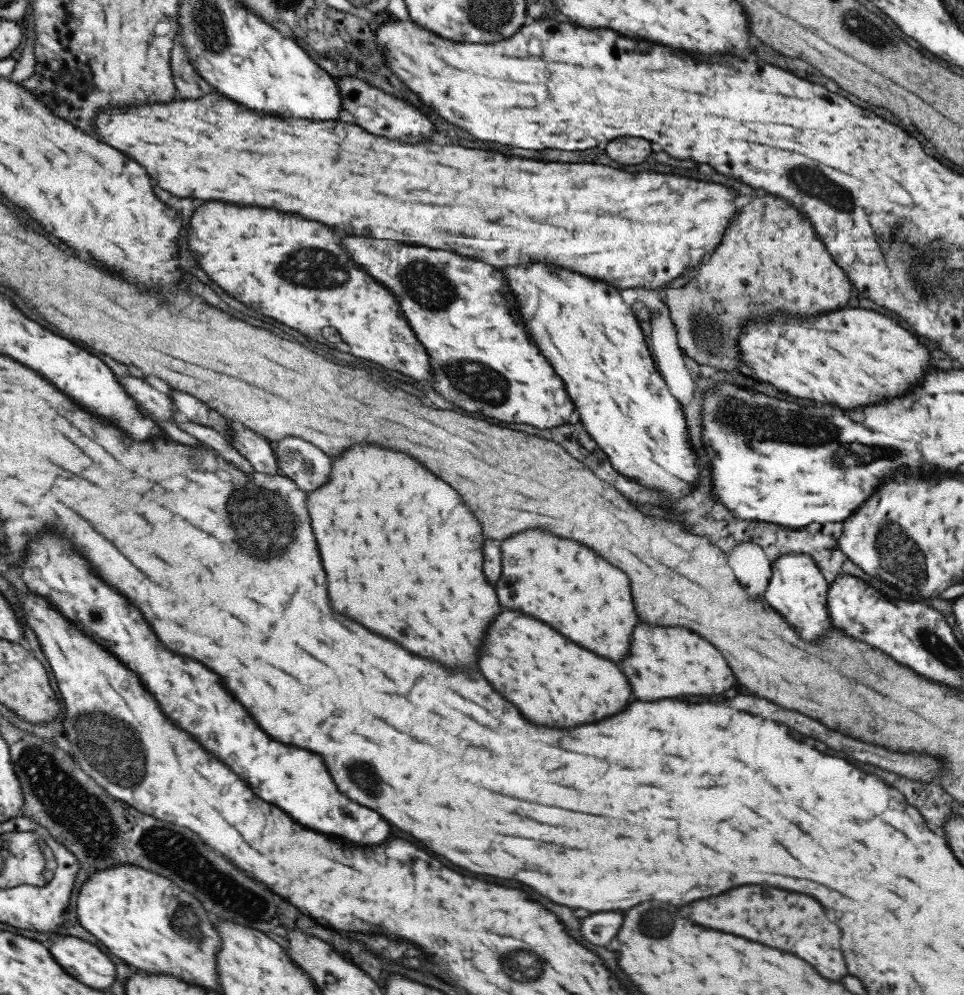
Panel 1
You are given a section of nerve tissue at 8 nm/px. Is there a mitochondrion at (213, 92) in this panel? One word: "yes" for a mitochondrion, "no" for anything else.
no

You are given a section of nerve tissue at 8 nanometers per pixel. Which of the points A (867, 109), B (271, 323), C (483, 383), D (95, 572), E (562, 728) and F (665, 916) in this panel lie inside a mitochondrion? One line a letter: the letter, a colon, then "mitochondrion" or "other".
A: other
B: other
C: mitochondrion
D: other
E: other
F: mitochondrion

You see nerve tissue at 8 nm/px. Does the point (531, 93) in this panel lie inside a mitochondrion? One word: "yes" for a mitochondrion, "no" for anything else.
no

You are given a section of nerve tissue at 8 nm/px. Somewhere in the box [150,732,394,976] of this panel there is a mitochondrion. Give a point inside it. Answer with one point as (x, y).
(188, 917)

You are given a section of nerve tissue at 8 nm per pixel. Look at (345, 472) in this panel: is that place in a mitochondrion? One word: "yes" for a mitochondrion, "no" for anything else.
no

